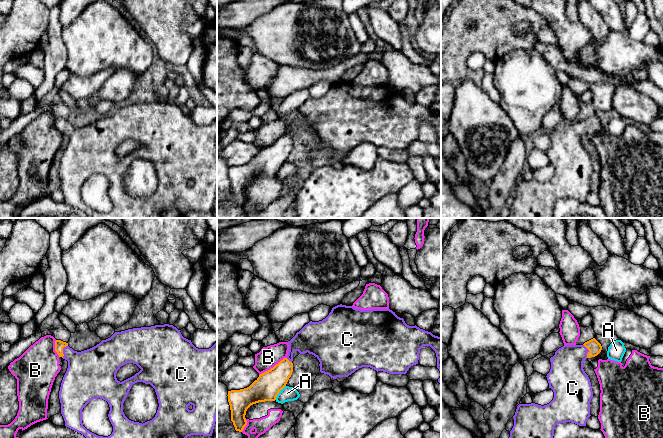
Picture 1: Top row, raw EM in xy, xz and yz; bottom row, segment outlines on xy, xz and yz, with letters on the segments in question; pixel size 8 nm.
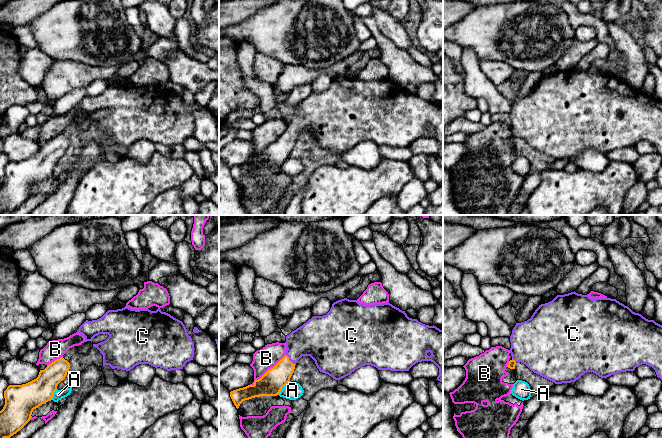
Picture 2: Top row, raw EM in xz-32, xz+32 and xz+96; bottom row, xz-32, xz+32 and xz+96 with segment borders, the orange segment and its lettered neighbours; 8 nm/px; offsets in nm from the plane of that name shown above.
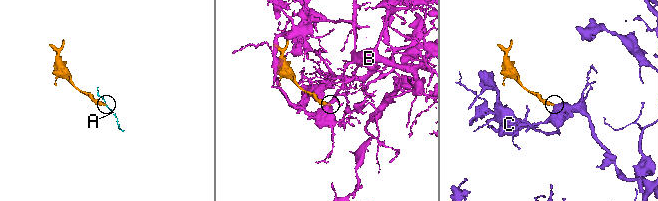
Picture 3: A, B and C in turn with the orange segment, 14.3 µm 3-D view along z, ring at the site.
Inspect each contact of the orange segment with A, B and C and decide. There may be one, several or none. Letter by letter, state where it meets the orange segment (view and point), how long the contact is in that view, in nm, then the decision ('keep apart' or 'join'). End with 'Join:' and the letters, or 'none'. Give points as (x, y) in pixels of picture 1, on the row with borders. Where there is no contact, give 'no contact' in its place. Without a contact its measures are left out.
A: xz (279, 391) | 150 nm | keep apart
B: xz (273, 367) | 260 nm | keep apart
C: xy (62, 351) | 110 nm | join
Join: C

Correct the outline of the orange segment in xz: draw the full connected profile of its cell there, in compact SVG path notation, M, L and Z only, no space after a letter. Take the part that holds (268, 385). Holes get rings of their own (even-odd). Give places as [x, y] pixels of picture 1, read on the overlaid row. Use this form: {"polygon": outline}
{"polygon": "M337 305L329 315L319 322L310 321L288 341L286 358L270 370L262 373L247 388L228 391L231 421L236 431L242 432L247 425L247 409L256 403L275 401L279 392L286 386L293 372L293 353L309 353L320 362L320 372L331 378L348 377L362 367L389 374L406 374L409 368L418 364L420 349L430 346L436 353L437 368L441 373L441 337L419 327L409 326L403 318L390 309L361 310L353 306Z"}

